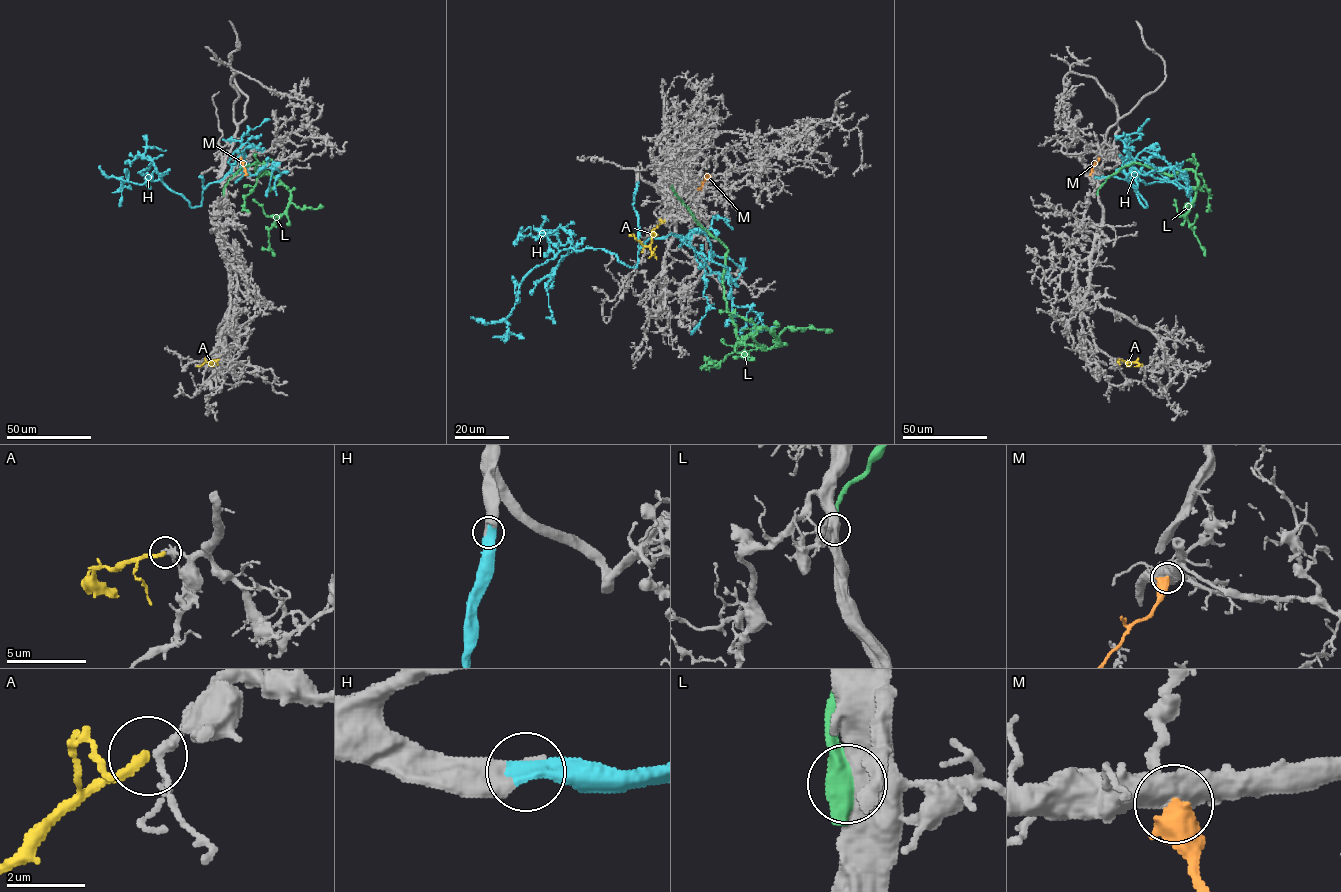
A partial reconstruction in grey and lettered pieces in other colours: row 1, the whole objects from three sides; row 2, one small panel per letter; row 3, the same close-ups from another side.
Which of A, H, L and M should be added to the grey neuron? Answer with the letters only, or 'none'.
A, H

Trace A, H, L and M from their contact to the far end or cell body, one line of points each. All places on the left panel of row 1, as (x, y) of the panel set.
A: (219, 359), (196, 366)
H: (201, 177), (201, 205), (192, 207), (160, 180), (139, 184), (120, 178), (120, 206)
L: (224, 193), (233, 175), (257, 162), (257, 175), (264, 170), (286, 187), (287, 210), (269, 230), (274, 256)
M: (240, 158), (244, 176)

